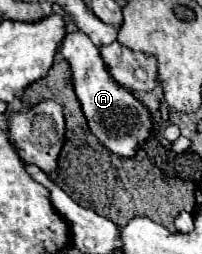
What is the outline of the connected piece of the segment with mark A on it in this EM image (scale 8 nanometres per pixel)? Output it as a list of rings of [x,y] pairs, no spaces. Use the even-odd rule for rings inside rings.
[[[78,30],[78,32],[66,34],[60,50],[62,50],[62,56],[70,64],[74,92],[86,116],[90,134],[96,136],[96,140],[104,148],[108,148],[112,154],[122,158],[134,158],[138,148],[142,148],[142,144],[154,134],[152,114],[148,106],[140,98],[136,98],[128,88],[122,88],[110,76],[98,46],[94,46],[92,40],[84,32]]]

